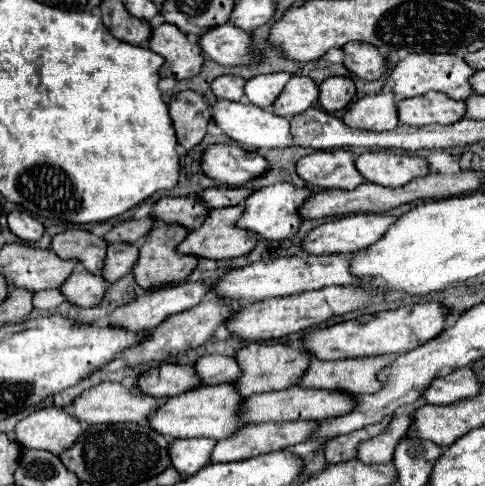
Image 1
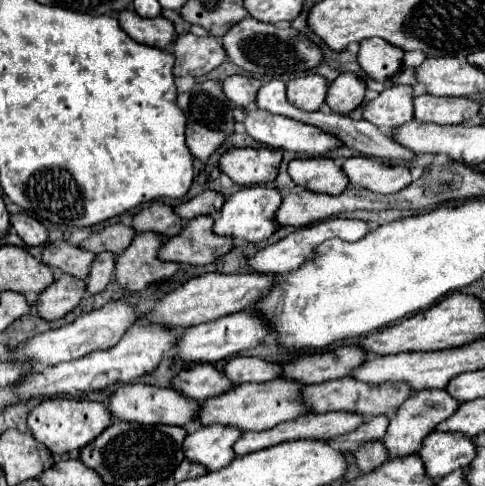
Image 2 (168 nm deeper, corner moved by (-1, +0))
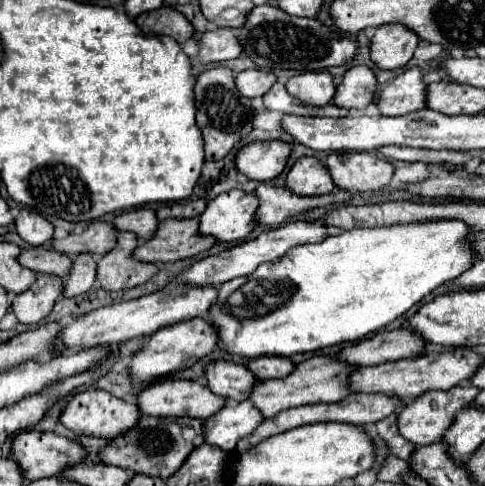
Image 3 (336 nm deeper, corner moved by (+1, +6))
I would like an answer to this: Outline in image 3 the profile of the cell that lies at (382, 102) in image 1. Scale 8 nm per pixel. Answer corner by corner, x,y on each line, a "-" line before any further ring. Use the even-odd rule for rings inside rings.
420,66
400,72
378,98
378,108
384,116
404,116
426,106
426,82

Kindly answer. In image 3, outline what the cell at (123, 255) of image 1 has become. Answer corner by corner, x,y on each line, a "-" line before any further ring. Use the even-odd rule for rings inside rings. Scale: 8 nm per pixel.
80,254
72,262
70,274
64,278
64,292
62,296
74,298
78,294
88,292
96,282
96,262
90,254

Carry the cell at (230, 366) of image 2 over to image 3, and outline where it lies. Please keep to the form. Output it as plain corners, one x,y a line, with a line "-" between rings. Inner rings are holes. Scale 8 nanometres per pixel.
256,358
248,362
248,368
258,376
258,378
284,378
294,370
294,362
290,358

